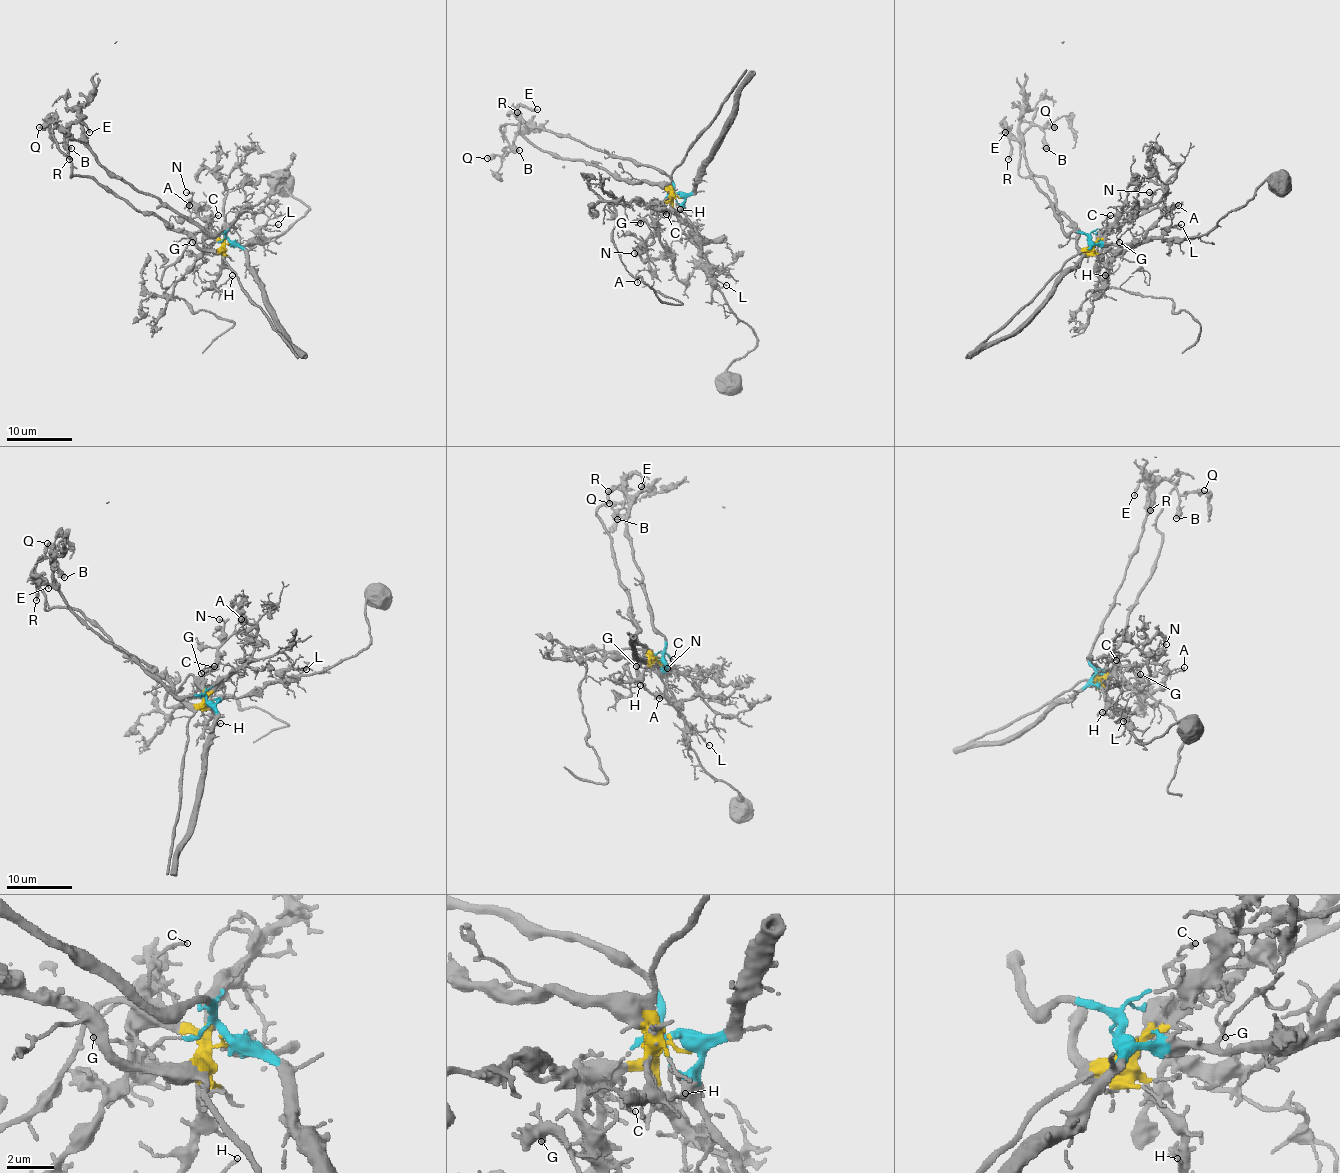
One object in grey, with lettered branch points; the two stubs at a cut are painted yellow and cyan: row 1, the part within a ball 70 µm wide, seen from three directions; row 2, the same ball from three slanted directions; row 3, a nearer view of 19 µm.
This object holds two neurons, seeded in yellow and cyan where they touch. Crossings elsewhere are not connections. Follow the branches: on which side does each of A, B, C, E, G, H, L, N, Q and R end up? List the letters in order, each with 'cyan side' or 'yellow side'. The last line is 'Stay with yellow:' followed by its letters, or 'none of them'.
A: yellow side
B: yellow side
C: yellow side
E: cyan side
G: yellow side
H: yellow side
L: cyan side
N: yellow side
Q: yellow side
R: cyan side
Stay with yellow: A, B, C, G, H, N, Q

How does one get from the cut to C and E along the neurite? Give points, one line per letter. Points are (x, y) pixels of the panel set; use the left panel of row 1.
C: (229, 240), (222, 244), (209, 230), (211, 219), (219, 216)
E: (229, 240), (224, 232), (211, 234), (115, 178), (69, 127), (81, 122), (89, 132)

